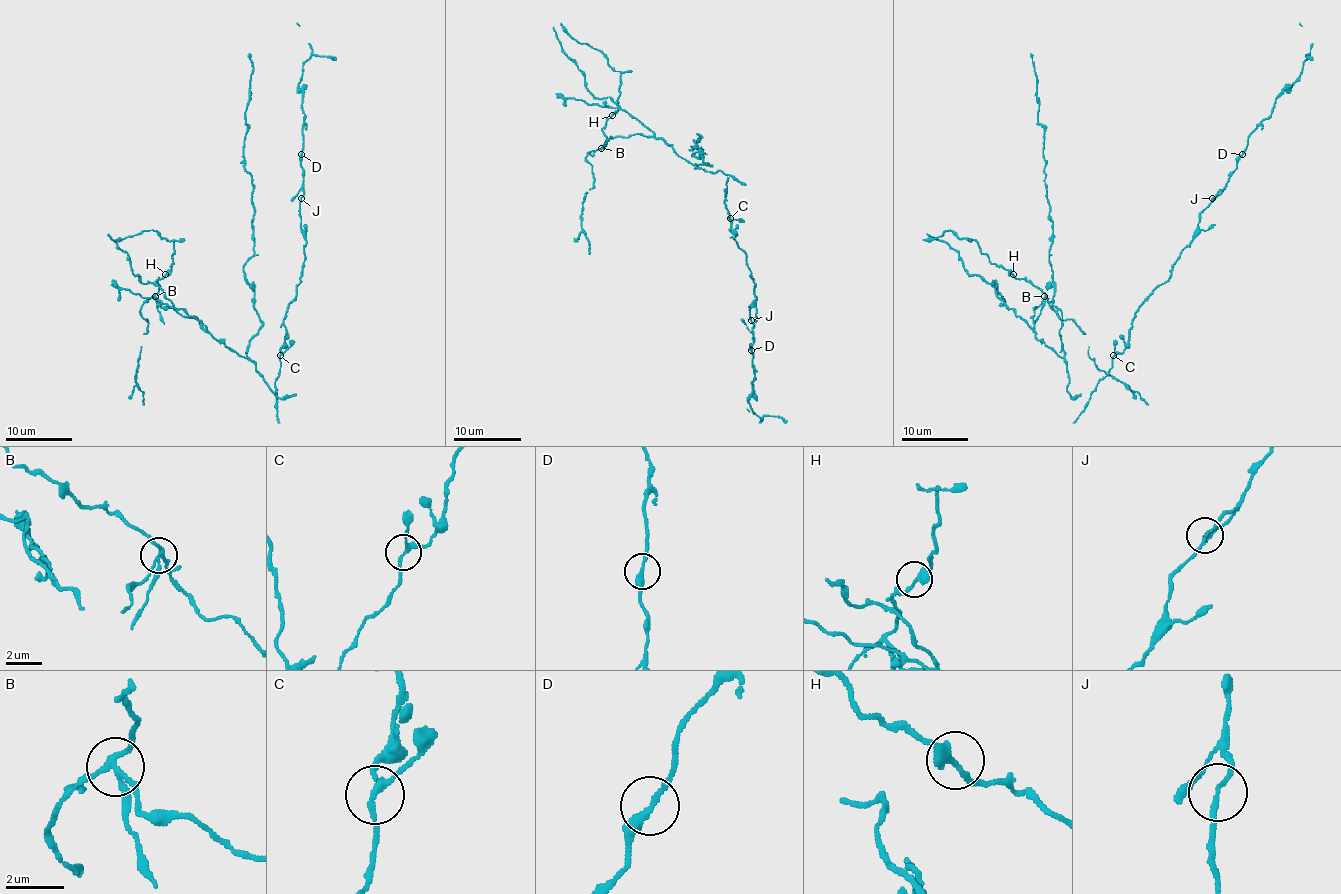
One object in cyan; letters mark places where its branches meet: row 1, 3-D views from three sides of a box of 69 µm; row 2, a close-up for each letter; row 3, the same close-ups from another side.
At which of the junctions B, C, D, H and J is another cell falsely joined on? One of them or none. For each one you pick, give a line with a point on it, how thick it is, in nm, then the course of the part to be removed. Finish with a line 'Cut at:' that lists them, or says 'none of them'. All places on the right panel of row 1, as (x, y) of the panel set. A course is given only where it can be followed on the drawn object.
B: place (1044, 296); calibre 190 nm; course (1044, 297), (1031, 317), (1034, 335), (1061, 357), (1062, 313), (1054, 305), (1044, 127), (1037, 121), (1031, 53)
Cut at: B

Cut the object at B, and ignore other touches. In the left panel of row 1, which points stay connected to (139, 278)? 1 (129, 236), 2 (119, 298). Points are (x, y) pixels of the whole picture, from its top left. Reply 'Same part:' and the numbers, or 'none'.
Same part: 2

